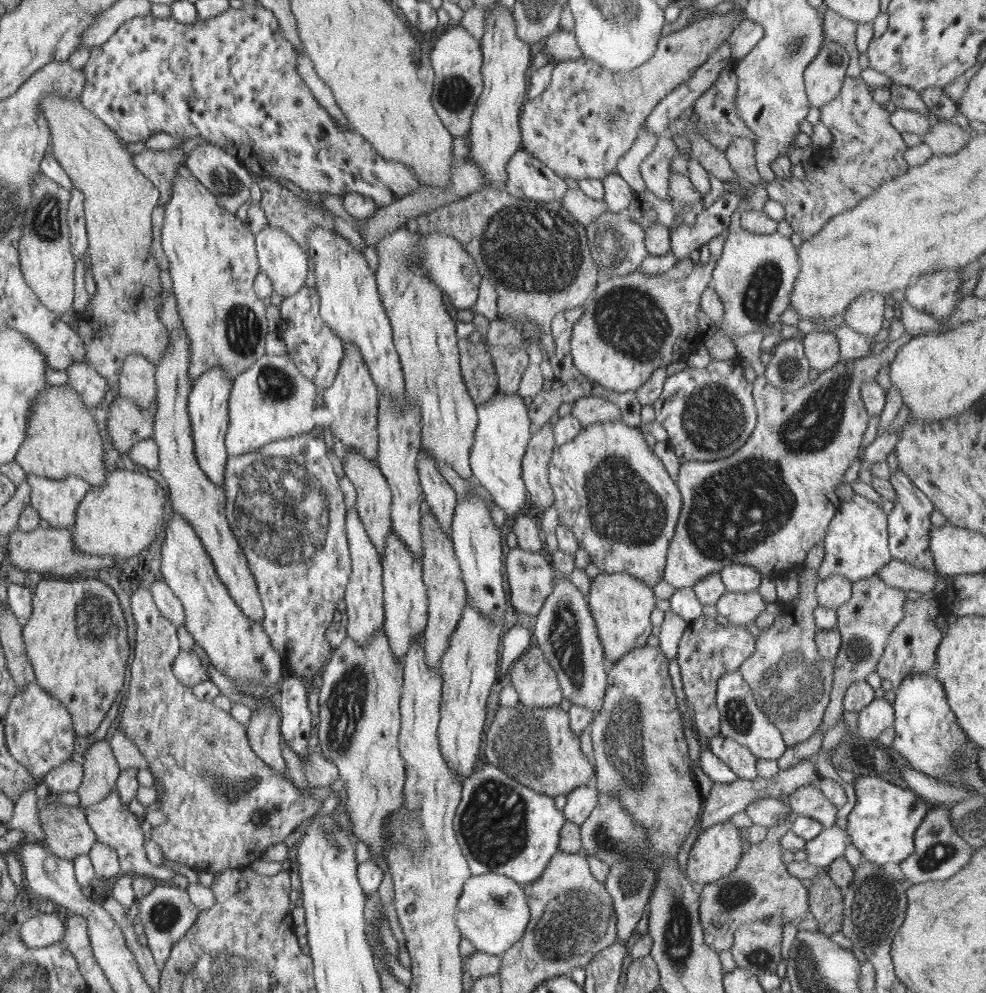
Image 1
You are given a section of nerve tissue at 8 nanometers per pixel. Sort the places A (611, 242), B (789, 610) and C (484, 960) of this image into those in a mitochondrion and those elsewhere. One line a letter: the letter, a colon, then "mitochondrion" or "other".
A: mitochondrion
B: other
C: other

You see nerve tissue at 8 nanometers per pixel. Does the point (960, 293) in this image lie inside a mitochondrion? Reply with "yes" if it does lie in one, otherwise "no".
no

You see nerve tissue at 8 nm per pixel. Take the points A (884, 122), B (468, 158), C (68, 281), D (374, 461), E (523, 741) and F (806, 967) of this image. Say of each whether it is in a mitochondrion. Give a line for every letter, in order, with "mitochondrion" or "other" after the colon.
A: other
B: other
C: other
D: other
E: mitochondrion
F: mitochondrion

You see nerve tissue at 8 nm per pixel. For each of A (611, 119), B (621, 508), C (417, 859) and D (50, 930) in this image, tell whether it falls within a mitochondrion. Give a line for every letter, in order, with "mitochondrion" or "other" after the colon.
A: mitochondrion
B: mitochondrion
C: mitochondrion
D: other

